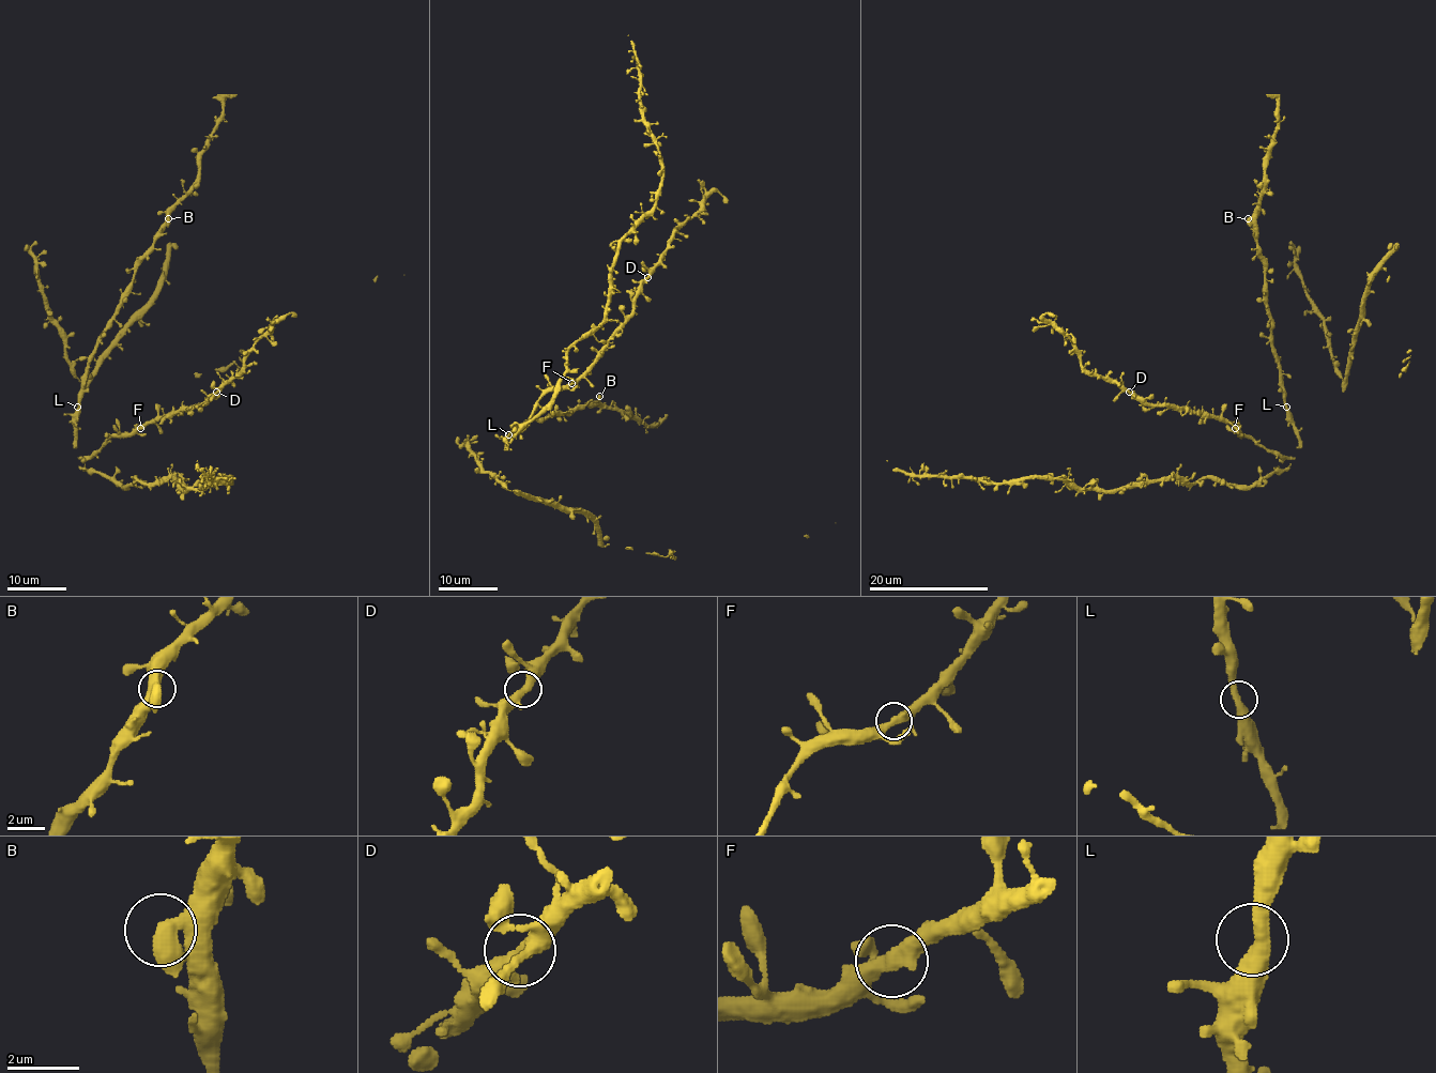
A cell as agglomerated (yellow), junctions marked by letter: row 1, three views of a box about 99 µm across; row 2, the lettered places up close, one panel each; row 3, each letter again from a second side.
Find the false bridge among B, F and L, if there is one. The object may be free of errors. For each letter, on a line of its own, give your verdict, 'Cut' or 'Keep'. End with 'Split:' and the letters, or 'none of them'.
B: Keep
F: Keep
L: Keep
Split: none of them

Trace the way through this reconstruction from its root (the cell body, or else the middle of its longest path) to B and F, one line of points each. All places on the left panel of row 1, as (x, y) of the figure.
B: (80, 408), (88, 357), (133, 278), (134, 263), (168, 218)
F: (80, 408), (76, 423), (77, 457), (88, 457), (107, 439), (121, 433), (134, 433), (140, 427)

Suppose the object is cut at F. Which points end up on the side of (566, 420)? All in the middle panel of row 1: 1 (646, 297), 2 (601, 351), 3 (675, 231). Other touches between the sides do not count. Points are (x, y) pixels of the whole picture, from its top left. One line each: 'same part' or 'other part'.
1: other part
2: other part
3: other part

